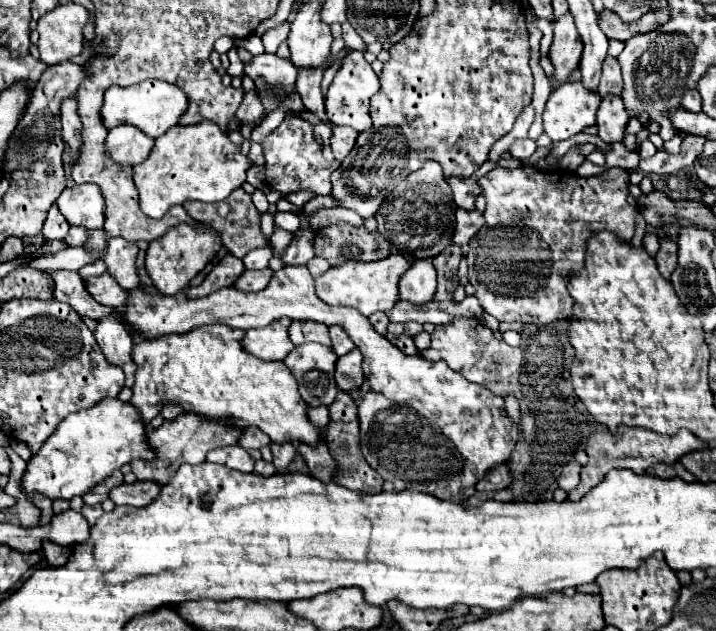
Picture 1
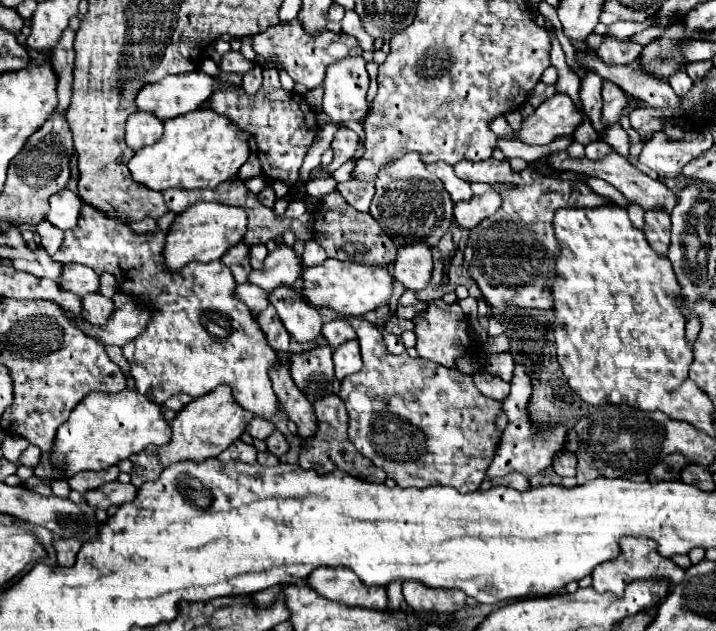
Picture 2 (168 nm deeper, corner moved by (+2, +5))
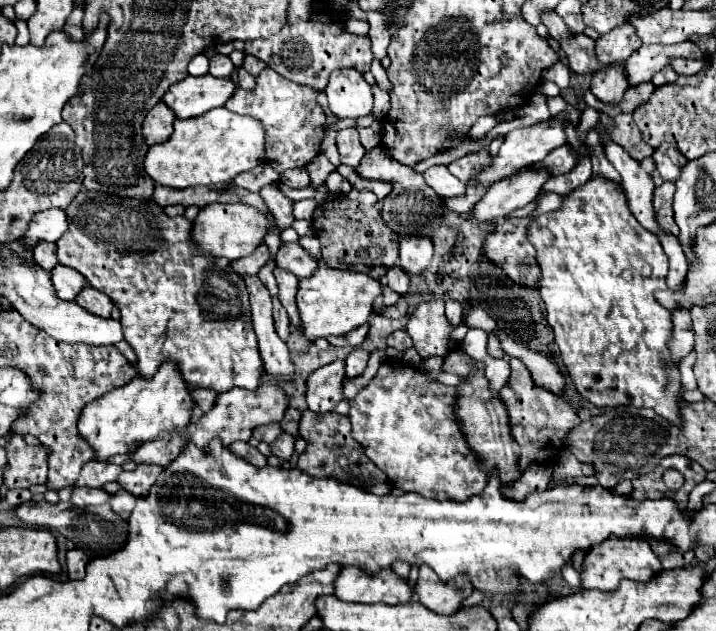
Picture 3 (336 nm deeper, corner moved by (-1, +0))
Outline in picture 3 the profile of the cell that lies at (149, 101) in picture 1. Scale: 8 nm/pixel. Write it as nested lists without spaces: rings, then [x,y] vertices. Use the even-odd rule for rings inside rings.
[[[210,74],[198,78],[186,76],[182,84],[174,84],[162,100],[176,112],[176,118],[194,118],[216,106],[224,106],[234,90],[236,82],[232,78],[214,78]]]

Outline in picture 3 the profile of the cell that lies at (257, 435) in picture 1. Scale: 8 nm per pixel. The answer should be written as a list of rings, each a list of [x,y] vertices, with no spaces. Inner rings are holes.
[[[264,424],[264,426],[254,428],[254,438],[258,438],[260,442],[268,442],[268,444],[272,444],[280,432],[282,432],[280,424]]]

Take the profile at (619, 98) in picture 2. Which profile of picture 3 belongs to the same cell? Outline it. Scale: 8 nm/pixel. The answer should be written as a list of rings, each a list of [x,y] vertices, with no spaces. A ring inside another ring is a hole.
[[[616,62],[616,64],[610,64],[608,68],[594,72],[592,84],[590,84],[590,90],[594,92],[594,96],[604,104],[620,102],[626,88],[628,88],[628,80],[624,72],[624,62]]]

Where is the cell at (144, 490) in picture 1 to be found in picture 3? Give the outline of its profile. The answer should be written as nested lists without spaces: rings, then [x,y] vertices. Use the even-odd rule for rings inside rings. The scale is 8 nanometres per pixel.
[[[74,486],[70,502],[74,504],[74,508],[86,508],[86,506],[92,506],[92,504],[104,504],[108,498],[110,498],[110,494],[102,492],[98,488],[80,488],[80,486]]]

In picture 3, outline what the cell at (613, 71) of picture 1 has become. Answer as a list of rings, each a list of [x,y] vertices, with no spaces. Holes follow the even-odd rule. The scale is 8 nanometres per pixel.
[[[618,26],[596,40],[596,58],[602,64],[614,64],[618,60],[624,62],[640,48],[640,44],[638,36],[634,36],[634,28]]]

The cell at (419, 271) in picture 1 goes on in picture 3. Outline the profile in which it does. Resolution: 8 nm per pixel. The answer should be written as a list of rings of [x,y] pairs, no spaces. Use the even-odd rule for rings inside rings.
[[[400,236],[400,260],[410,276],[418,276],[430,264],[432,254],[430,236]]]

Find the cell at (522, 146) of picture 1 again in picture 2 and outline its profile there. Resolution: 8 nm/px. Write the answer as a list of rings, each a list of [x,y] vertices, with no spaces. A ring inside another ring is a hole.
[[[497,117],[491,123],[491,131],[499,137],[499,139],[515,139],[515,131],[511,129],[511,125],[505,121],[505,117]]]

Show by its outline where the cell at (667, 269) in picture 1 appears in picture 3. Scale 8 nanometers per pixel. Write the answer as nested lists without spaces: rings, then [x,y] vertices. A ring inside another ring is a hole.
[[[664,182],[660,188],[654,190],[654,210],[662,228],[674,236],[678,236],[678,226],[674,222],[672,212],[672,196],[674,196],[674,182]]]

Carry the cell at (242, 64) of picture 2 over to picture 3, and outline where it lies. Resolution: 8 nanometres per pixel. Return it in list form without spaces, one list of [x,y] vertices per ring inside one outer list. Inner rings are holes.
[[[216,54],[216,56],[210,58],[210,70],[208,70],[208,72],[210,72],[212,76],[226,78],[226,76],[232,74],[232,70],[234,70],[234,64],[232,64],[232,60],[230,60],[228,56]]]

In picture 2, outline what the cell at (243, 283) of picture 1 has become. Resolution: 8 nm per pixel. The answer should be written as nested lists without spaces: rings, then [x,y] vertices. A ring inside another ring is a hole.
[[[287,245],[277,247],[267,255],[261,269],[253,269],[249,275],[249,281],[263,287],[265,291],[275,291],[283,285],[293,285],[295,279],[299,279],[301,261],[295,255],[295,251]]]

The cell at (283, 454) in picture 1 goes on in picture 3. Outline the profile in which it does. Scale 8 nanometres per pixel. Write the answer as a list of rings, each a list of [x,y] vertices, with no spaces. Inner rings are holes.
[[[282,432],[274,444],[270,444],[272,448],[272,454],[282,458],[282,460],[290,460],[292,452],[294,452],[294,442],[296,442],[296,436],[294,434],[288,434],[288,432]]]

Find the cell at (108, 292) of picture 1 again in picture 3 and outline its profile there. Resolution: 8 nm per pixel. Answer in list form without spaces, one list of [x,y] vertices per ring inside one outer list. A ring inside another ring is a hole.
[[[58,264],[50,274],[52,274],[56,294],[62,300],[74,300],[78,296],[78,292],[88,284],[80,272],[76,272],[74,268],[62,266],[62,264]]]

